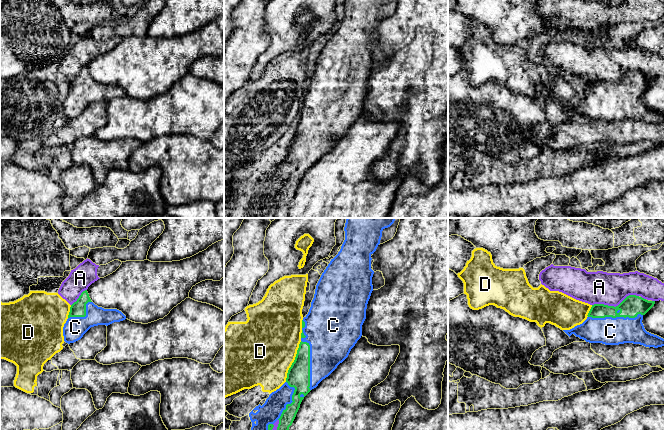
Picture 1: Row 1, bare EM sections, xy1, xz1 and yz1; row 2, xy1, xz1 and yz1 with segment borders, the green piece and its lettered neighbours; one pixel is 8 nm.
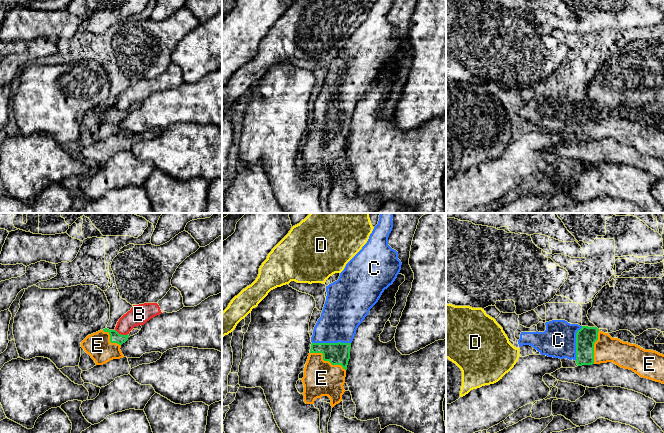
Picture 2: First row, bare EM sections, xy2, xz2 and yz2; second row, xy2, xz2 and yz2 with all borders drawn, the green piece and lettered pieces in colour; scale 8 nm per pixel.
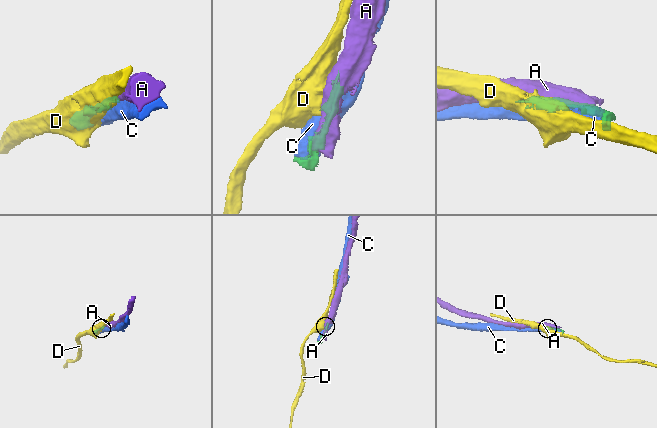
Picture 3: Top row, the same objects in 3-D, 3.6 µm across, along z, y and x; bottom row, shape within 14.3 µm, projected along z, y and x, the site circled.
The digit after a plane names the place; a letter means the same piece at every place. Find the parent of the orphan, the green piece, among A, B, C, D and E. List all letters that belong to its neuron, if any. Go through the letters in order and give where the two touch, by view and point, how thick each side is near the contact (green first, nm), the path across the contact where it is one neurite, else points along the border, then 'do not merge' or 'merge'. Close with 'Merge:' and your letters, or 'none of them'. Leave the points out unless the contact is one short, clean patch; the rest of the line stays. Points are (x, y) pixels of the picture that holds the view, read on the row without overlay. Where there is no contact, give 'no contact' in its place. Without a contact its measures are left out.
A: meets green in yz1 at (616, 82); 170 nm thick on the green side, 260 nm on the other; do not merge
B: meets green in xy2 at (120, 110); 90 nm thick on the green side, 160 nm on the other; border along xy2 (115, 105), (121, 110), (127, 110); do not merge
C: meets green in yz1 at (615, 93); 170 nm thick on the green side, 220 nm on the other; merge
D: meets green in xz1 at (294, 137); 190 nm thick on the green side, 480 nm on the other; border along xz1 (301, 117), (285, 157); do not merge
E: meets green in xz2 at (326, 136); 180 nm thick on the green side, 280 nm on the other; runs through xz2 (338, 129), (326, 136), (325, 148), (321, 154); merge
Merge: C, E

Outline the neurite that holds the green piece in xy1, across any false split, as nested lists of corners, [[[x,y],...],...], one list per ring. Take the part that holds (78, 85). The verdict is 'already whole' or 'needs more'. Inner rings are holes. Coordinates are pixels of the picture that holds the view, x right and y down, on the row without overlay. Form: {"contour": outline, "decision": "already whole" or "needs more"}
{"contour": [[[85,66],[70,83],[68,95],[63,103],[64,117],[68,120],[74,119],[91,103],[108,102],[125,95],[126,92],[117,85],[104,85],[95,81]]], "decision": "needs more"}

